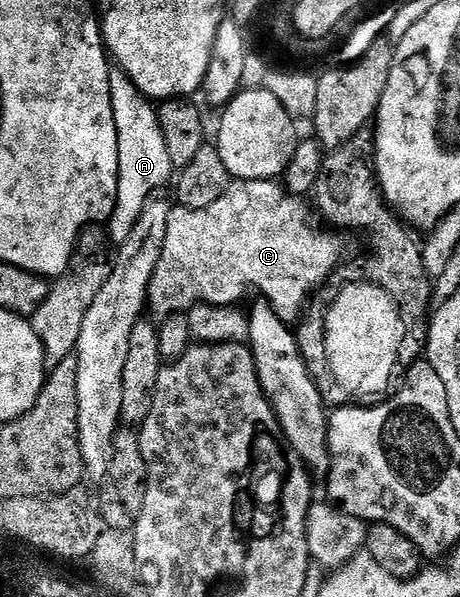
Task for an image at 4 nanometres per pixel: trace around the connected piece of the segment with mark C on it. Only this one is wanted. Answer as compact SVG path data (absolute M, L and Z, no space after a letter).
M234 179L227 187L227 191L218 201L204 209L190 209L175 206L168 217L168 234L164 237L164 249L160 257L160 265L156 265L156 273L152 273L150 288L146 294L149 314L154 314L155 320L167 319L169 315L189 312L190 308L200 303L216 305L217 307L232 307L241 304L241 299L255 287L261 298L272 305L272 309L288 325L294 325L301 320L309 302L314 298L317 290L322 284L330 280L330 276L338 270L342 259L342 247L329 235L329 230L321 231L318 228L319 220L312 210L311 204L305 198L291 195L281 182L273 179Z

